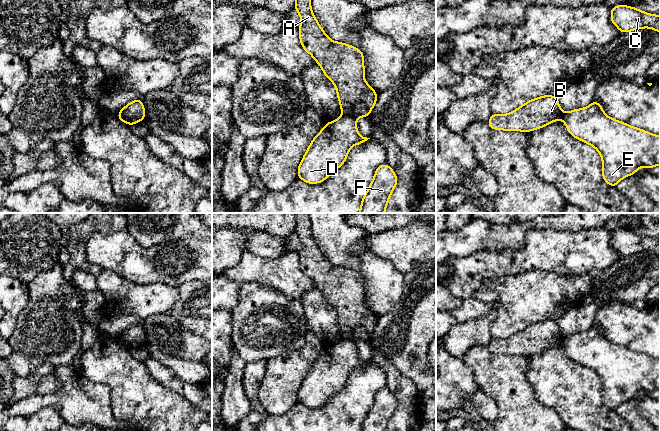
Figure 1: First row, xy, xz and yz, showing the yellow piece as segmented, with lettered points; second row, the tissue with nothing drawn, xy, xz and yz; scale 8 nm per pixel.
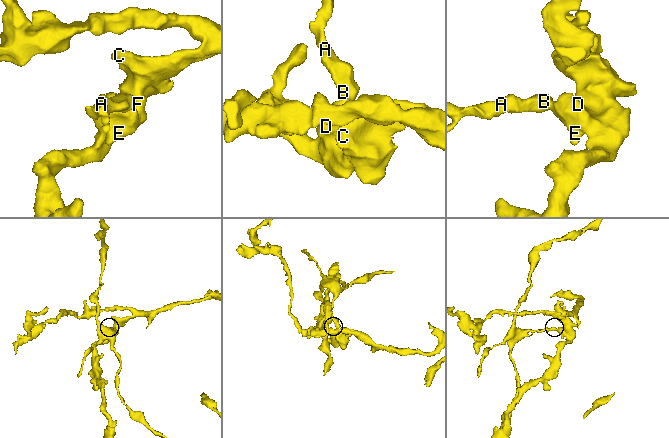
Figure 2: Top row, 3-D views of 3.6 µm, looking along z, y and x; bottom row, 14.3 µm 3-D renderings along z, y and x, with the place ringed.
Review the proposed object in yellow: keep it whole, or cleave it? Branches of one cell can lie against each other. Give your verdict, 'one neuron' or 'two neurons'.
two neurons

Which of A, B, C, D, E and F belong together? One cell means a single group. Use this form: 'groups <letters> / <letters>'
groups A B / C D E F

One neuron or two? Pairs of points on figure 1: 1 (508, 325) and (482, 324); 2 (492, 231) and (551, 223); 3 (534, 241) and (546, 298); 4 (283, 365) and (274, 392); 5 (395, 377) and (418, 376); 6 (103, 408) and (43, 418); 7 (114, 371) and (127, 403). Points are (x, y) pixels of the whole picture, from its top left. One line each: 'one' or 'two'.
1: two
2: one
3: two
4: one
5: two
6: two
7: one

